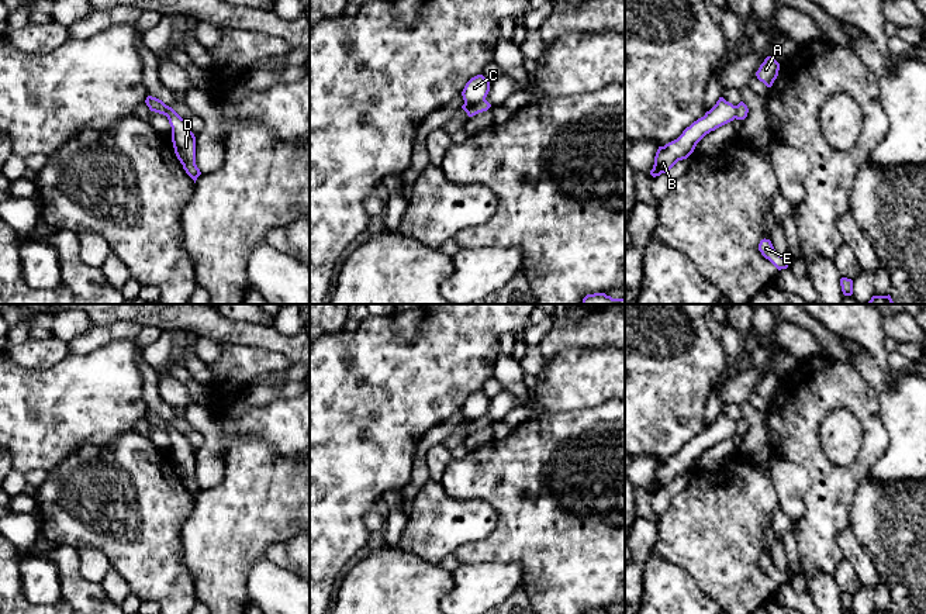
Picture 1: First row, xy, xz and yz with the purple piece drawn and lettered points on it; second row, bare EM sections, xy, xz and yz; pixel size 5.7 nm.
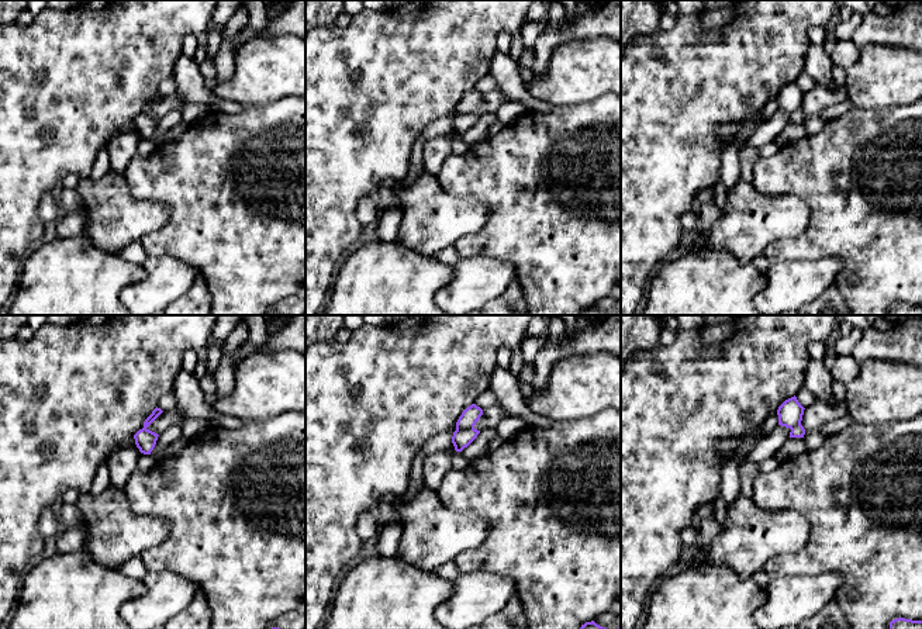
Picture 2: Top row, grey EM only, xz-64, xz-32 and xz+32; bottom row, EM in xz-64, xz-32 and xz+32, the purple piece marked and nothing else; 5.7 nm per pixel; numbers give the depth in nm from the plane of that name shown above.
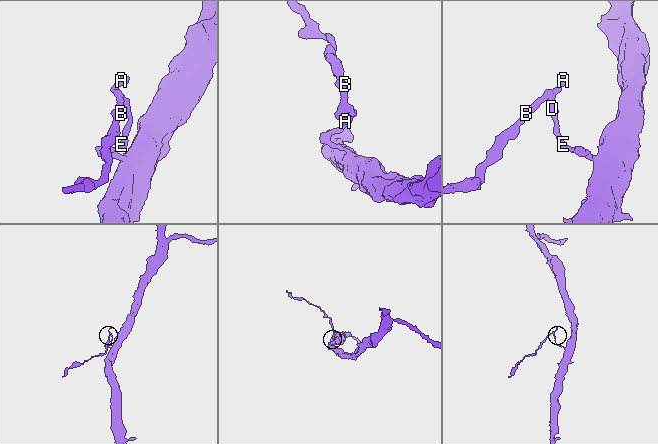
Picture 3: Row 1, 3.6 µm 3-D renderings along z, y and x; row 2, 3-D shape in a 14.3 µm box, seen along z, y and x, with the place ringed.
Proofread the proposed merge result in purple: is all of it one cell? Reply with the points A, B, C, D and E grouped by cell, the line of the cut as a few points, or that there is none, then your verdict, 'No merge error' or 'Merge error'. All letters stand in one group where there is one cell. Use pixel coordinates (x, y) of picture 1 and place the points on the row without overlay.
Groups: A D E / B C. Split along xz (484, 414), (465, 420). Merge error

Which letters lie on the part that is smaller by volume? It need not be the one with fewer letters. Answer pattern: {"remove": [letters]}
{"remove": ["B", "C"]}

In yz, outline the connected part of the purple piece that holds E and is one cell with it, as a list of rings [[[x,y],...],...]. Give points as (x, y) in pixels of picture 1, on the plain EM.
[[[761,555],[759,559],[759,566],[761,570],[768,575],[778,586],[788,583],[788,575],[782,570],[780,570],[770,555]]]

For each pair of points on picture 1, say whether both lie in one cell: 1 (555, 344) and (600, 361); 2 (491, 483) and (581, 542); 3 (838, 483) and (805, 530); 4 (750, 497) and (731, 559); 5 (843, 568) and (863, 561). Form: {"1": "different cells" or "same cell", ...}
{"1": "different cells", "2": "same cell", "3": "same cell", "4": "same cell", "5": "different cells"}

